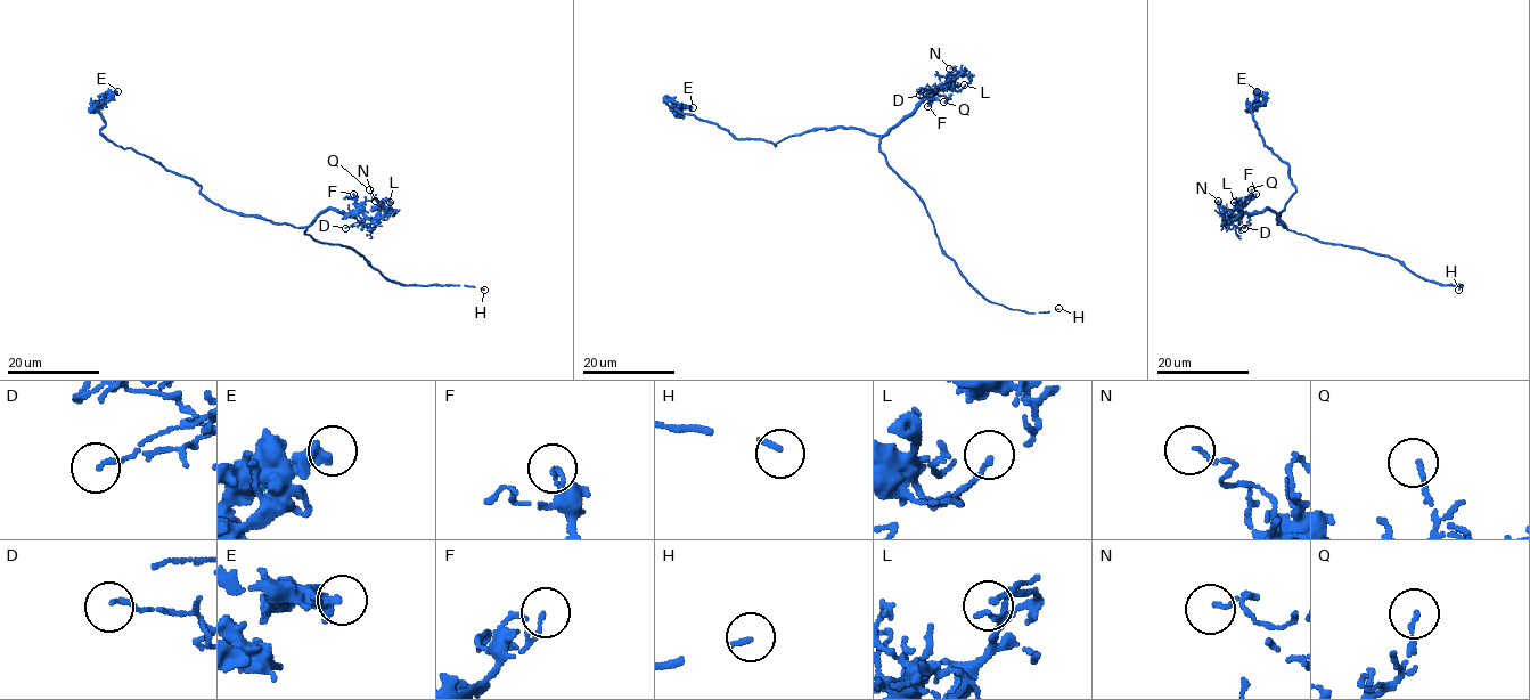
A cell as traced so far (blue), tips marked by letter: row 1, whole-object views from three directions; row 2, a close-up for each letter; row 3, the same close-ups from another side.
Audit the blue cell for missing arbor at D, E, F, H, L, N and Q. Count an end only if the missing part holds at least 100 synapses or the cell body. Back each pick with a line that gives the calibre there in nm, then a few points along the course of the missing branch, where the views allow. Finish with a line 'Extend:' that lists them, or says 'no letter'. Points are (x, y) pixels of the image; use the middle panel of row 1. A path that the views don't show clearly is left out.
H: 130 nm thick; missing branch runs (1058, 308), (1082, 306), (1102, 294), (1120, 291), (1126, 282), (1128, 284)
Extend: H

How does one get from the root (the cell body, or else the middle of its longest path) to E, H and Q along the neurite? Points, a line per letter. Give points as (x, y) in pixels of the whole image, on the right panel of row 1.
E: (1284, 227), (1278, 216), (1297, 187), (1290, 167), (1265, 144), (1254, 124), (1250, 105), (1257, 91)
H: (1284, 227), (1322, 242), (1391, 257), (1423, 278), (1442, 285), (1463, 285), (1458, 290)
Q: (1284, 227), (1285, 224), (1270, 210), (1242, 212), (1251, 189)

